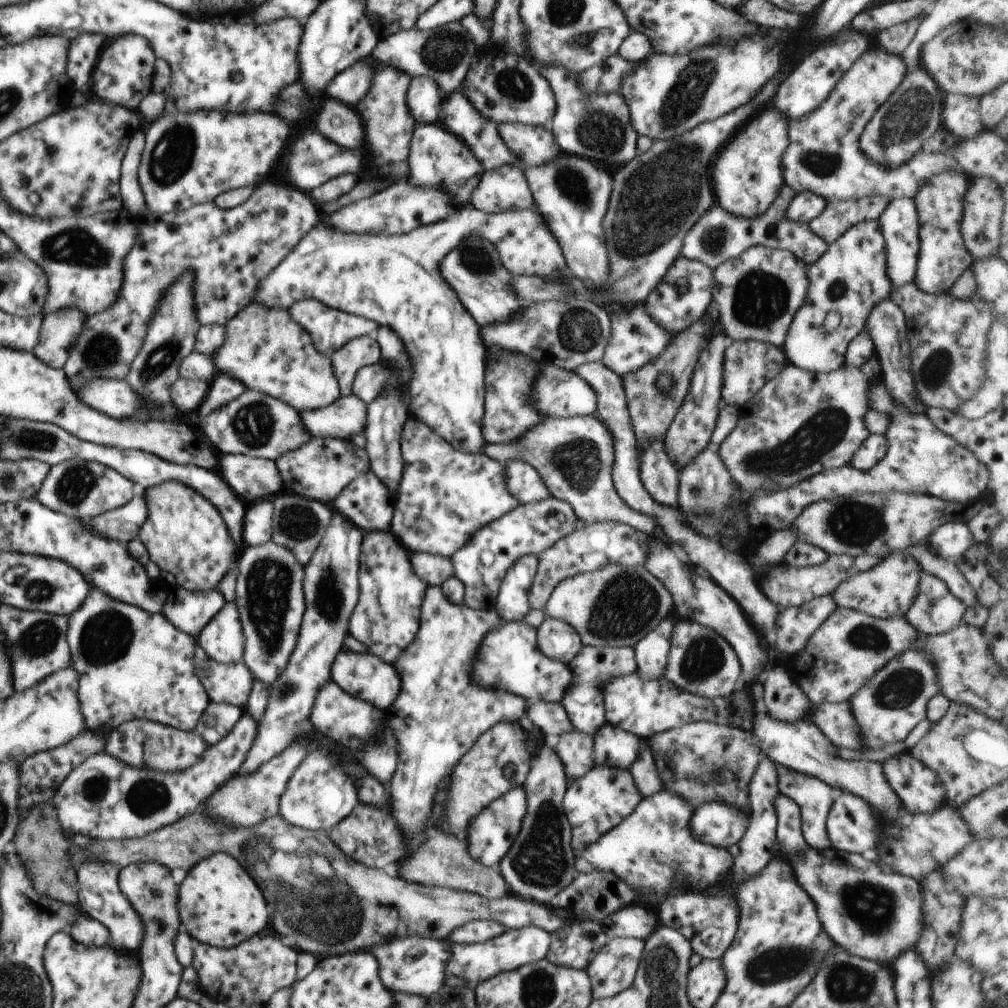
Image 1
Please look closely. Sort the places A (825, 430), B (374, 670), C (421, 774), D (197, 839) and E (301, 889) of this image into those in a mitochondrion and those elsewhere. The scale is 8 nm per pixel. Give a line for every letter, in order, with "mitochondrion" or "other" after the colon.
A: mitochondrion
B: other
C: other
D: other
E: mitochondrion

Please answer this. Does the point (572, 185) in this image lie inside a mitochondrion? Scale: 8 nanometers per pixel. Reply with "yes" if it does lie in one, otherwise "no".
yes

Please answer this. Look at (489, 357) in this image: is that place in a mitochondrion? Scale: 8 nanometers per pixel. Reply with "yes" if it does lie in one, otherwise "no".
no

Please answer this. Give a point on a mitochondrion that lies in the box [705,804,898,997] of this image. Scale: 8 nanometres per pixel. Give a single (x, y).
(778, 966)

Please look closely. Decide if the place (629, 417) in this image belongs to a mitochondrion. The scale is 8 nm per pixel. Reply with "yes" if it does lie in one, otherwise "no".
no

